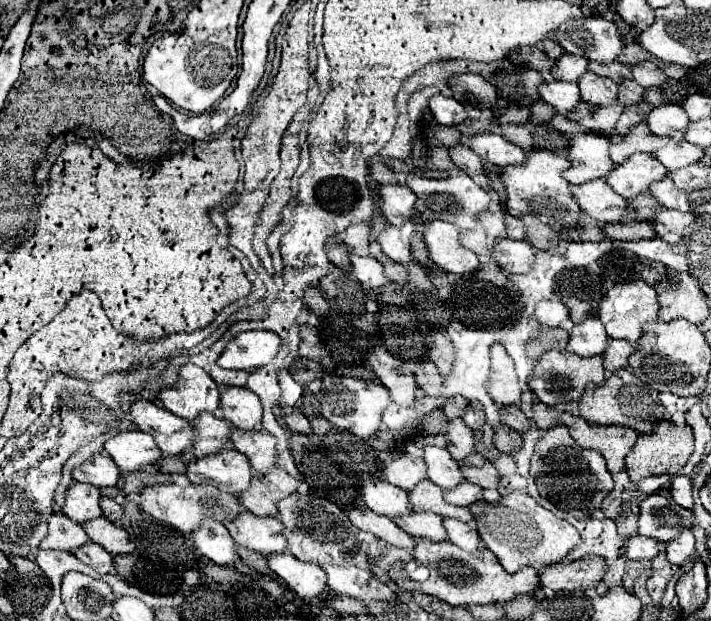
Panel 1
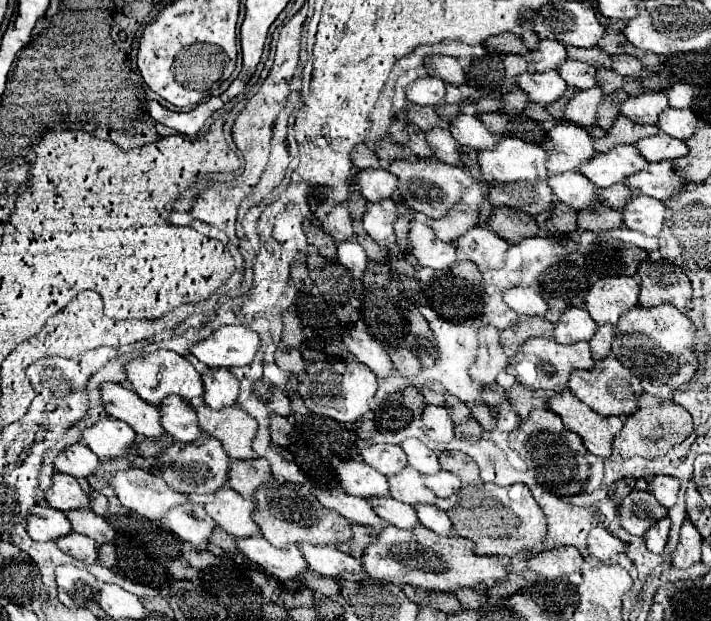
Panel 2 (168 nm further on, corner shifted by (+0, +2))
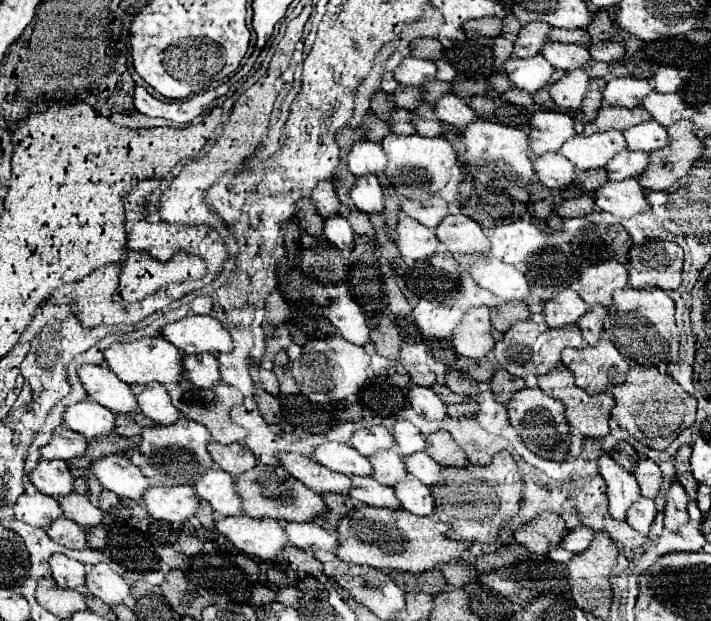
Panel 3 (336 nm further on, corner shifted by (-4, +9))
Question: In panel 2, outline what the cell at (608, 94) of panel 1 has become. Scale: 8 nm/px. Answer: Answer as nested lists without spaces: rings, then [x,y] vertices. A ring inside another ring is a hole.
[[[568,59],[564,63],[562,69],[558,69],[558,73],[562,75],[562,79],[582,91],[582,89],[592,89],[592,87],[598,87],[598,79],[596,79],[596,69],[592,65],[586,65],[586,63],[580,63],[580,61],[572,61]]]

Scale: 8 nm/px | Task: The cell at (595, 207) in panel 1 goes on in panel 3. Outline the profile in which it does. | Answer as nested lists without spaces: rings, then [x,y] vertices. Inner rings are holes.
[[[558,152],[532,156],[532,164],[538,180],[548,188],[564,188],[574,182],[574,164]]]

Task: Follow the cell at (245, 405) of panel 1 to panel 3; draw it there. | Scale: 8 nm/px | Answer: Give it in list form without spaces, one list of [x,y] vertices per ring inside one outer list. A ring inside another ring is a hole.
[[[208,352],[182,356],[182,368],[186,372],[186,378],[198,388],[210,388],[220,380],[216,356]]]

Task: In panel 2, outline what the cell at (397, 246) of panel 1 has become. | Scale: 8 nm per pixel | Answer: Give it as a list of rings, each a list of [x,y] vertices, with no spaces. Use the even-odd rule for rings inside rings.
[[[386,199],[382,203],[368,207],[364,215],[364,229],[380,245],[394,243],[396,241],[396,235],[394,235],[396,217],[398,217],[398,211],[396,211],[394,201]]]

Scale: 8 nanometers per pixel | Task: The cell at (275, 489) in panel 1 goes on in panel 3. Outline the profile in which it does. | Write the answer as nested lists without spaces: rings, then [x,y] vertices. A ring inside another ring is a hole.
[[[210,442],[208,444],[208,452],[212,456],[212,460],[226,470],[230,476],[240,476],[242,472],[250,470],[256,464],[254,454],[248,450],[246,444],[218,444],[218,442]]]

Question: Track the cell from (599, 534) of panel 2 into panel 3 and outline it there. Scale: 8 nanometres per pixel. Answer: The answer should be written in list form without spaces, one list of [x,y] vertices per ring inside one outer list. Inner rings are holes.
[[[576,526],[576,528],[570,528],[568,534],[560,540],[560,546],[568,552],[582,552],[586,550],[586,544],[590,544],[592,538],[594,538],[594,530],[586,526]]]

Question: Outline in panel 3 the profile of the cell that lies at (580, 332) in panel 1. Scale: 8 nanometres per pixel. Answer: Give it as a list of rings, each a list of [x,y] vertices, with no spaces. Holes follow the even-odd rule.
[[[564,288],[546,302],[542,314],[550,328],[560,328],[562,324],[576,324],[584,312],[586,302],[572,288]]]

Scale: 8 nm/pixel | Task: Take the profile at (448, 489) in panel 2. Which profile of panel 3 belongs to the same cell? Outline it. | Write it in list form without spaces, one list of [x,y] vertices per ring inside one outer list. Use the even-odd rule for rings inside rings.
[[[414,452],[402,458],[406,472],[416,476],[422,484],[430,486],[438,482],[438,472],[442,470],[442,466],[438,462],[434,462],[426,452]]]

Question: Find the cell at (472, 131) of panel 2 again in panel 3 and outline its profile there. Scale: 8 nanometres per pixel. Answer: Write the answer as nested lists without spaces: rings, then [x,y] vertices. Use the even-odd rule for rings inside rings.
[[[444,94],[442,98],[438,98],[434,104],[434,112],[436,112],[438,120],[452,124],[460,130],[466,128],[466,124],[470,124],[470,120],[476,120],[476,114],[472,112],[472,108],[456,94]]]

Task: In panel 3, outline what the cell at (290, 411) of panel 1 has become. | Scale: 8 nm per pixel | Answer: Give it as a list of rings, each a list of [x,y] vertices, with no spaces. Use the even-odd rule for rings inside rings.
[[[258,368],[258,378],[260,378],[260,386],[270,392],[272,396],[278,394],[278,380],[276,376],[272,374],[272,370],[264,370],[264,368]]]

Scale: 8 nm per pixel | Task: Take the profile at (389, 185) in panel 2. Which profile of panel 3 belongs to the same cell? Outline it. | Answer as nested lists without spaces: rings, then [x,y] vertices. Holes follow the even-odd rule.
[[[358,140],[348,154],[348,168],[354,176],[380,174],[386,168],[386,154],[376,142]]]

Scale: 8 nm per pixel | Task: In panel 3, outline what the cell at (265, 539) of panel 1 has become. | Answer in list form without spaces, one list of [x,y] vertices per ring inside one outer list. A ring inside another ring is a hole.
[[[216,464],[208,468],[206,474],[202,474],[198,480],[194,480],[196,496],[200,500],[206,500],[218,514],[222,516],[238,516],[242,514],[242,504],[238,500],[238,494],[234,492],[232,476],[228,472],[222,472]]]

